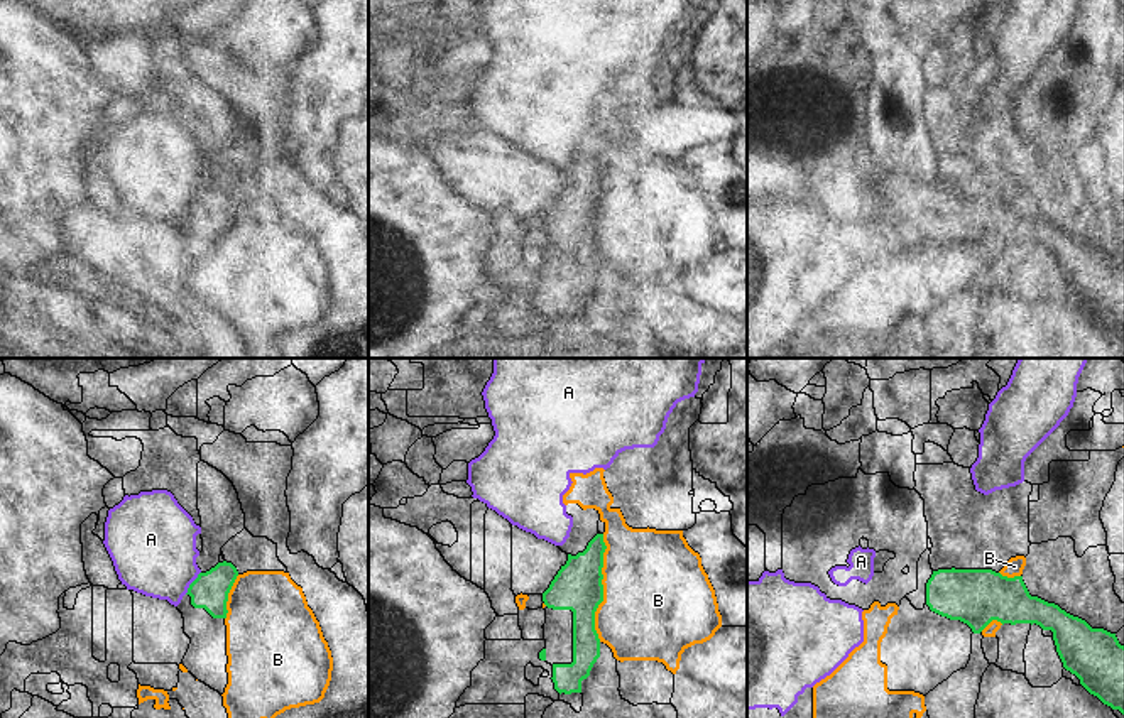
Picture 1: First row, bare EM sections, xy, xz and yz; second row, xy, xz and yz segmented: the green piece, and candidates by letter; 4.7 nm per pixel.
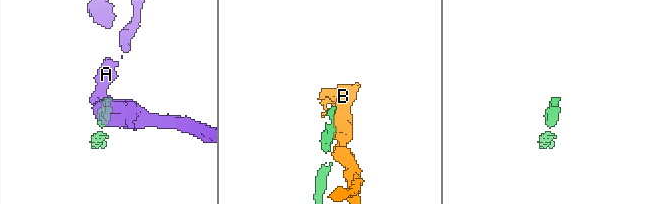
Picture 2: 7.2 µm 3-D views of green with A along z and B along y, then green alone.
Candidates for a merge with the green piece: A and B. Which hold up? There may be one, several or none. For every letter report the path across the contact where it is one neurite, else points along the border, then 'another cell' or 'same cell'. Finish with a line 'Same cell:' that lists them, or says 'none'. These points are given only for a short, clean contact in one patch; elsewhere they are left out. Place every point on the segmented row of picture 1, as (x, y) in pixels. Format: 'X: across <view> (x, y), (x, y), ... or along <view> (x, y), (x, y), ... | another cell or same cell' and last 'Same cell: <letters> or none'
A: along xy (200, 571), (185, 593) | another cell
B: another cell
Same cell: none

